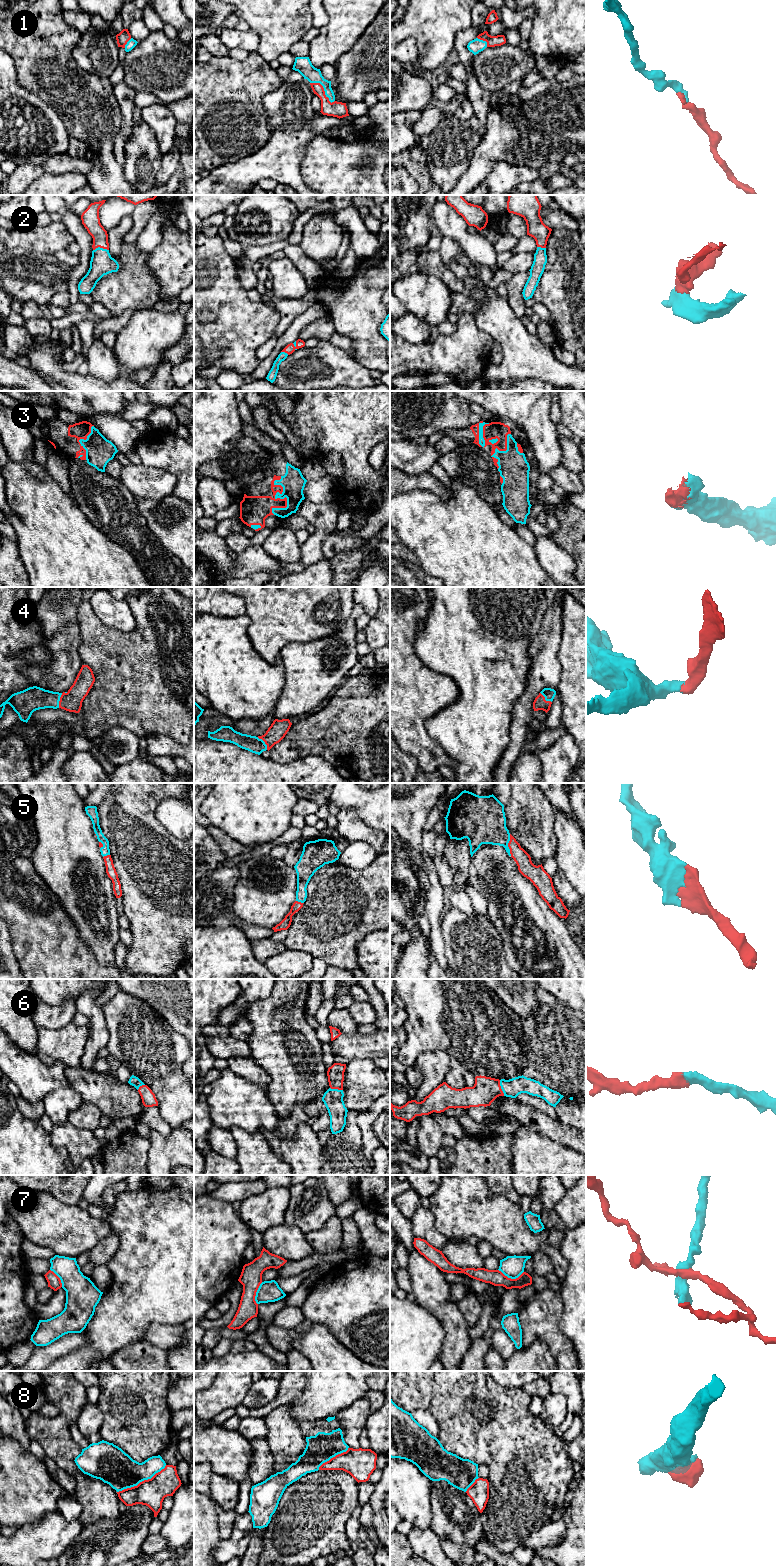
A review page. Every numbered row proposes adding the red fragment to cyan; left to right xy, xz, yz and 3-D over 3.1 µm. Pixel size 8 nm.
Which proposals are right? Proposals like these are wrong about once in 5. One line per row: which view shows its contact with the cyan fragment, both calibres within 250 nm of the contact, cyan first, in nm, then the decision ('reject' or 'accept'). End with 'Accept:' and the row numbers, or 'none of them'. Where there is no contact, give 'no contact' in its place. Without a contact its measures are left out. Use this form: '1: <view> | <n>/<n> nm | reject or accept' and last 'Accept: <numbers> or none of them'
1: xz | 130/130 nm | accept
2: xy | 180/140 nm | accept
3: xz | 190/220 nm | accept
4: xy | 190/160 nm | accept
5: yz | 340/130 nm | accept
6: yz | 150/200 nm | accept
7: yz | 180/130 nm | reject
8: xy | 280/220 nm | reject
Accept: 1, 2, 3, 4, 5, 6

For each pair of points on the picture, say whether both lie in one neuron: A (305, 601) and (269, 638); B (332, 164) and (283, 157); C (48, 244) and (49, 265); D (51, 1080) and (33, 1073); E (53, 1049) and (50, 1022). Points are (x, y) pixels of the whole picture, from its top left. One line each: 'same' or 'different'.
A: same
B: different
C: different
D: same
E: different

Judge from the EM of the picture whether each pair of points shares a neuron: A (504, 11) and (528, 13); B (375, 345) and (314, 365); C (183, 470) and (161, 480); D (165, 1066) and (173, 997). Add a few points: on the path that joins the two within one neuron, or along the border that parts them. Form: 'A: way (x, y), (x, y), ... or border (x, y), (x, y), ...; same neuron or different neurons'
A: way (510, 14), (522, 14); same neuron
B: border (355, 358), (370, 370); different neurons
C: border (151, 466), (162, 468), (176, 478), (173, 493); different neurons
D: border (154, 1008), (176, 1032), (183, 1036); different neurons

